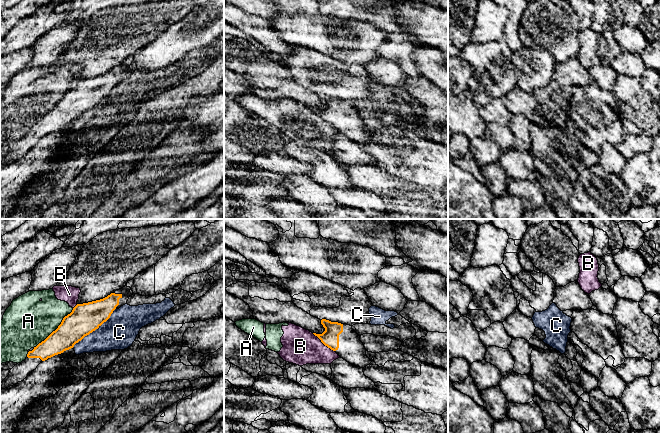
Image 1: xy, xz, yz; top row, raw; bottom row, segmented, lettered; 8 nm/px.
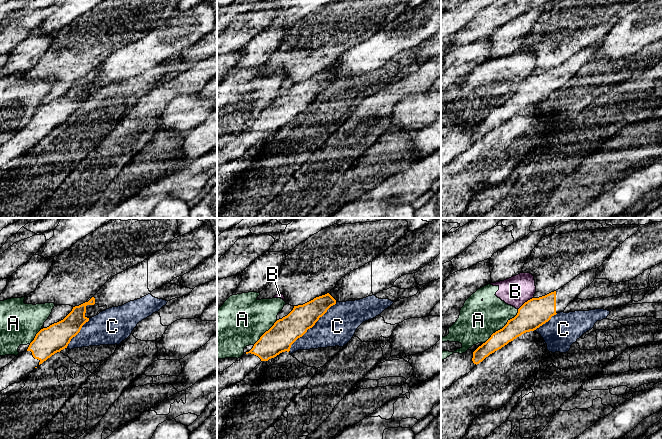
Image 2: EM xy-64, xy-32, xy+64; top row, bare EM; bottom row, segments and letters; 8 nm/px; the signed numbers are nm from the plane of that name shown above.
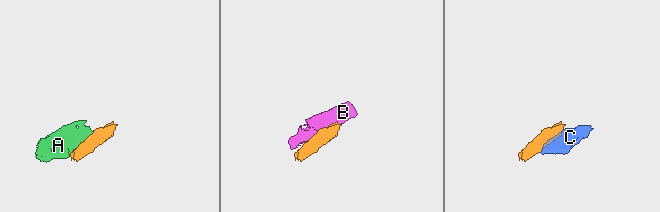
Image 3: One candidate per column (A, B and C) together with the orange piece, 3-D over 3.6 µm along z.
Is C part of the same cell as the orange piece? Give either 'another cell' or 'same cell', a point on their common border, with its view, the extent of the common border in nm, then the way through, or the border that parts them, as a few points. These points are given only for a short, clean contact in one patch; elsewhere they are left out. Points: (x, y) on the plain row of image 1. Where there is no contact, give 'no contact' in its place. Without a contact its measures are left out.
another cell | xy (95, 105) | 480 nm

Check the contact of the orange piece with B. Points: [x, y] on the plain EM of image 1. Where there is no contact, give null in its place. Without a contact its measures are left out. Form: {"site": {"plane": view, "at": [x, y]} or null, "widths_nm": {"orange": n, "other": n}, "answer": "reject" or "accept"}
{"site": {"plane": "xz", "at": [323, 119]}, "widths_nm": {"orange": 140, "other": 280}, "answer": "reject"}

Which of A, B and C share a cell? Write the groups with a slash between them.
A B / C

